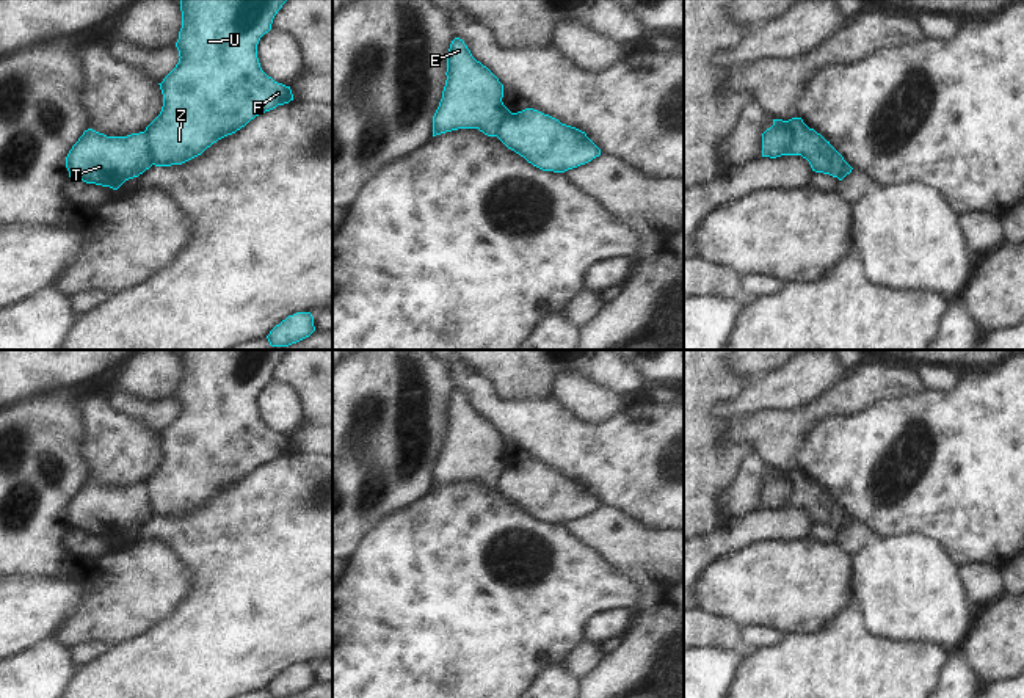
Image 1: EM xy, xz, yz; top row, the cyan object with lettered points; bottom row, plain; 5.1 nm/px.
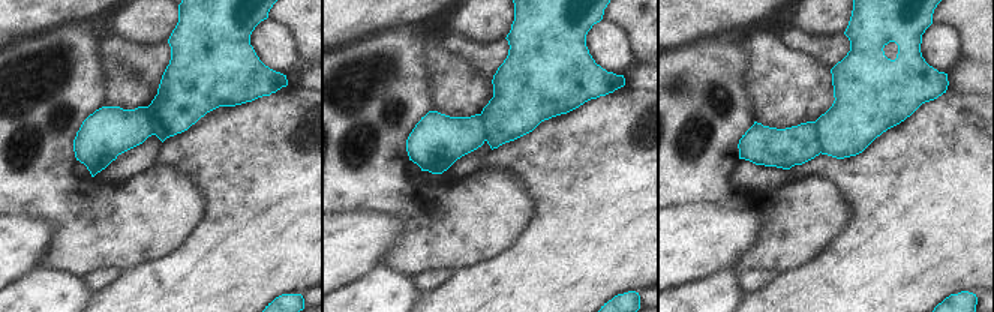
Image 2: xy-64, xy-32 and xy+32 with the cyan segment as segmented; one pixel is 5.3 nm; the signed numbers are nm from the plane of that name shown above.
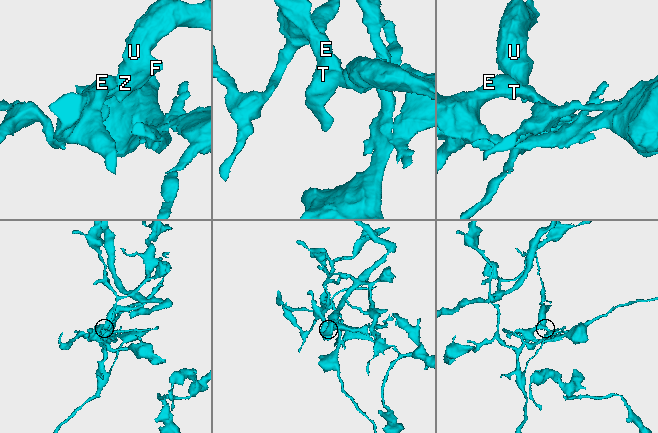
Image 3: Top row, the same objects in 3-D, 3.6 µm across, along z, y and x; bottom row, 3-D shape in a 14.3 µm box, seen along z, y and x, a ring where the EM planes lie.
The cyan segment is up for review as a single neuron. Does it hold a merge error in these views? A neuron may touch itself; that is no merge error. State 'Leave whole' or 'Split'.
Split.

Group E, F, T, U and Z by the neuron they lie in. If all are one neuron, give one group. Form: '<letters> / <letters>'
E T / F U Z

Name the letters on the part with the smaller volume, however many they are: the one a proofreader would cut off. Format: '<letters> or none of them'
F, U, Z

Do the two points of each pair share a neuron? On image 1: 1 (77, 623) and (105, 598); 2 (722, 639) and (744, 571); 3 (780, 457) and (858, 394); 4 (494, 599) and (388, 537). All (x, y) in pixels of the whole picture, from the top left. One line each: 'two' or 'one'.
1: one
2: two
3: one
4: one

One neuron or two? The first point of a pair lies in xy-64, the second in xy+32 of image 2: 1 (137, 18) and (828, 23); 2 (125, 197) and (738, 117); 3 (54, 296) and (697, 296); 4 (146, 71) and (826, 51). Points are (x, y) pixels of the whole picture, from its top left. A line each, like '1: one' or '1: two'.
1: one
2: one
3: one
4: one

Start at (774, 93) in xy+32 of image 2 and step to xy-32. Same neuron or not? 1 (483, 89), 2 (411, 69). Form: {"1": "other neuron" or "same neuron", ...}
{"1": "same neuron", "2": "other neuron"}

